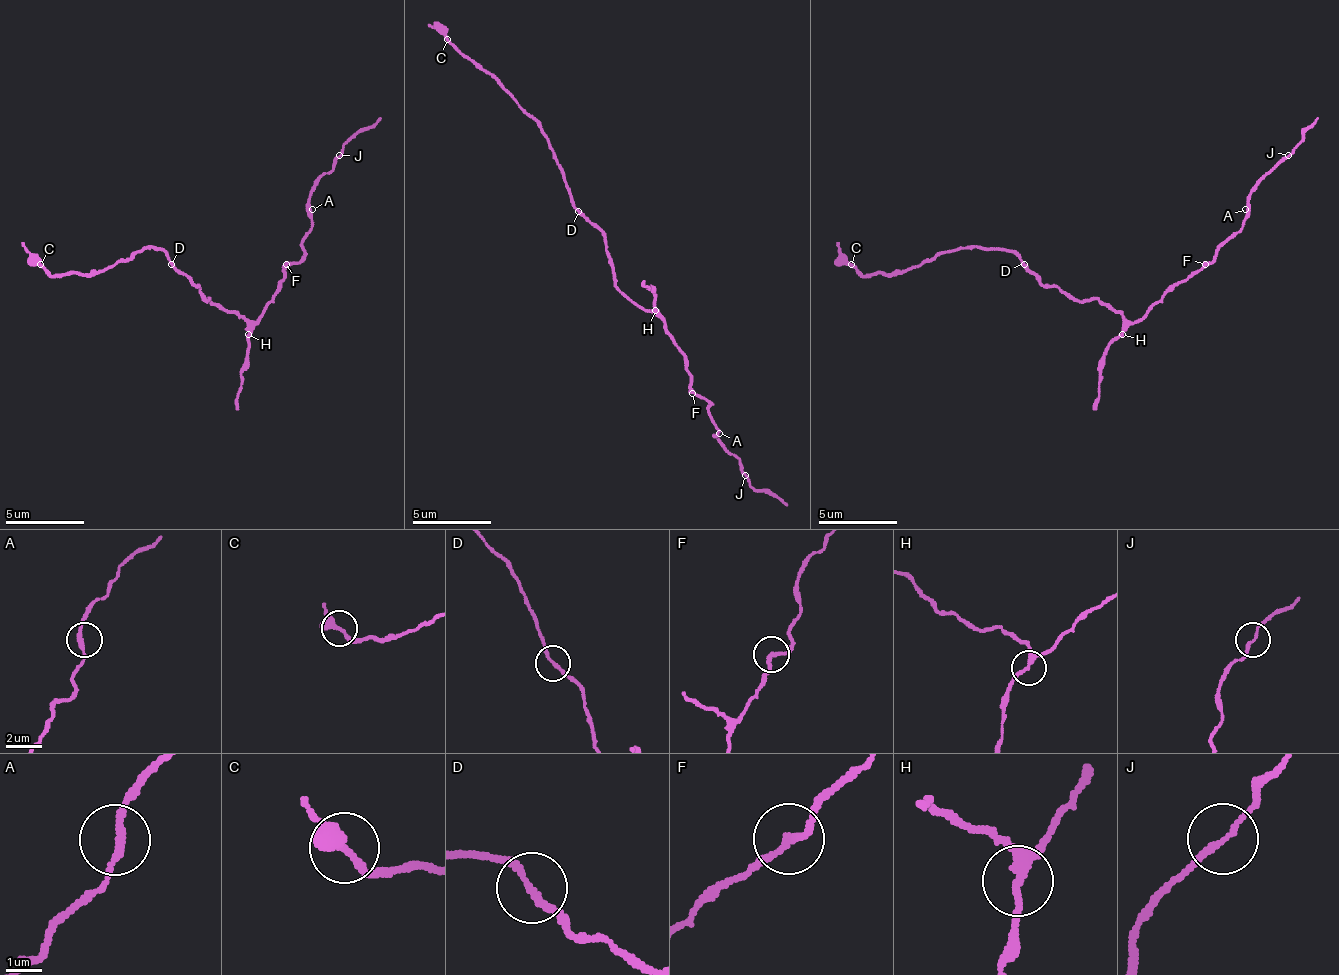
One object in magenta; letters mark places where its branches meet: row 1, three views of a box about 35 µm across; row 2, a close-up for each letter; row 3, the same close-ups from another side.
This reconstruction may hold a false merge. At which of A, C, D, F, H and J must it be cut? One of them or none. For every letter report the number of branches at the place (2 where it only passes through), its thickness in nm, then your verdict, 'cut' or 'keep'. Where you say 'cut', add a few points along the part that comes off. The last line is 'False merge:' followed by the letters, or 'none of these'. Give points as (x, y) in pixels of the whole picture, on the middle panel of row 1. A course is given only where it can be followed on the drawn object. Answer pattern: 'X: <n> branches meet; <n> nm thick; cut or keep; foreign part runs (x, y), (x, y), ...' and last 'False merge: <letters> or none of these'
A: 2 branches meet; 200 nm thick; keep
C: 3 branches meet; 240 nm thick; keep
D: 2 branches meet; 170 nm thick; keep
F: 2 branches meet; 180 nm thick; keep
H: 3 branches meet; 200 nm thick; cut; foreign part runs (656, 311), (644, 279)
J: 2 branches meet; 150 nm thick; keep
False merge: H

